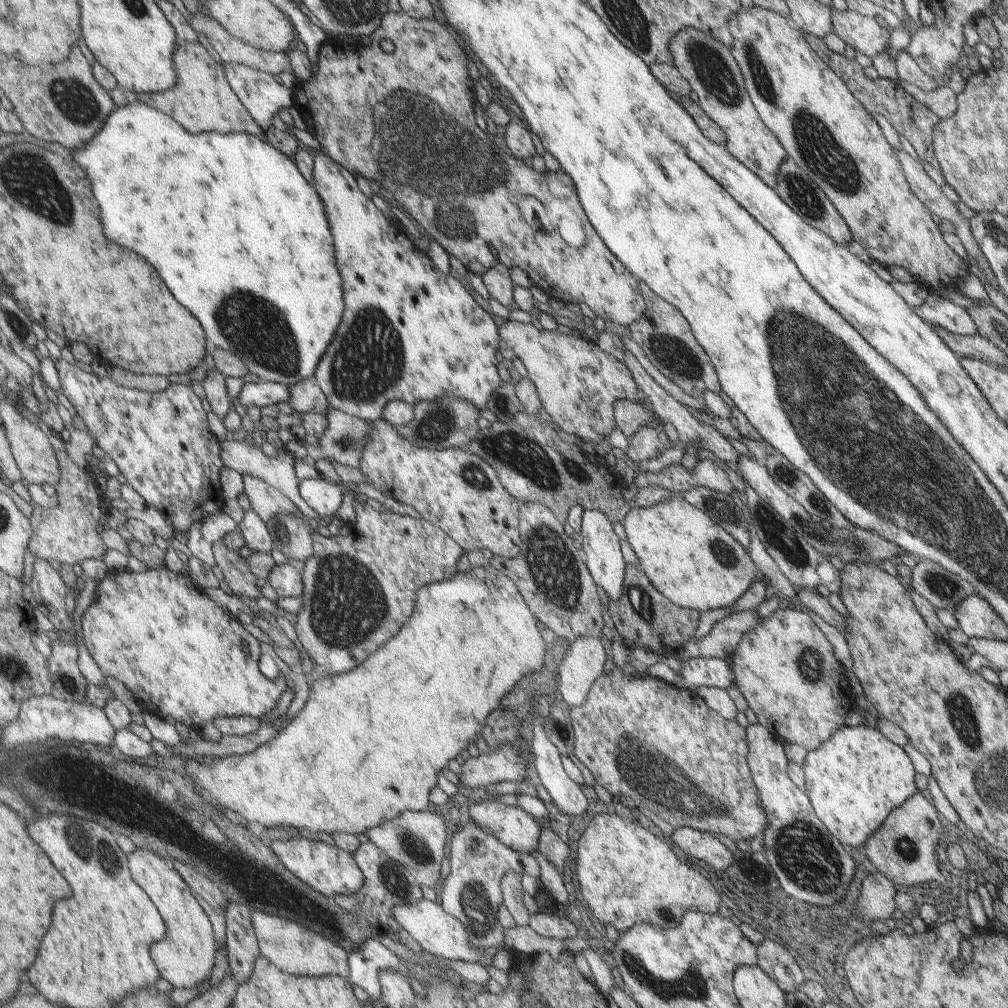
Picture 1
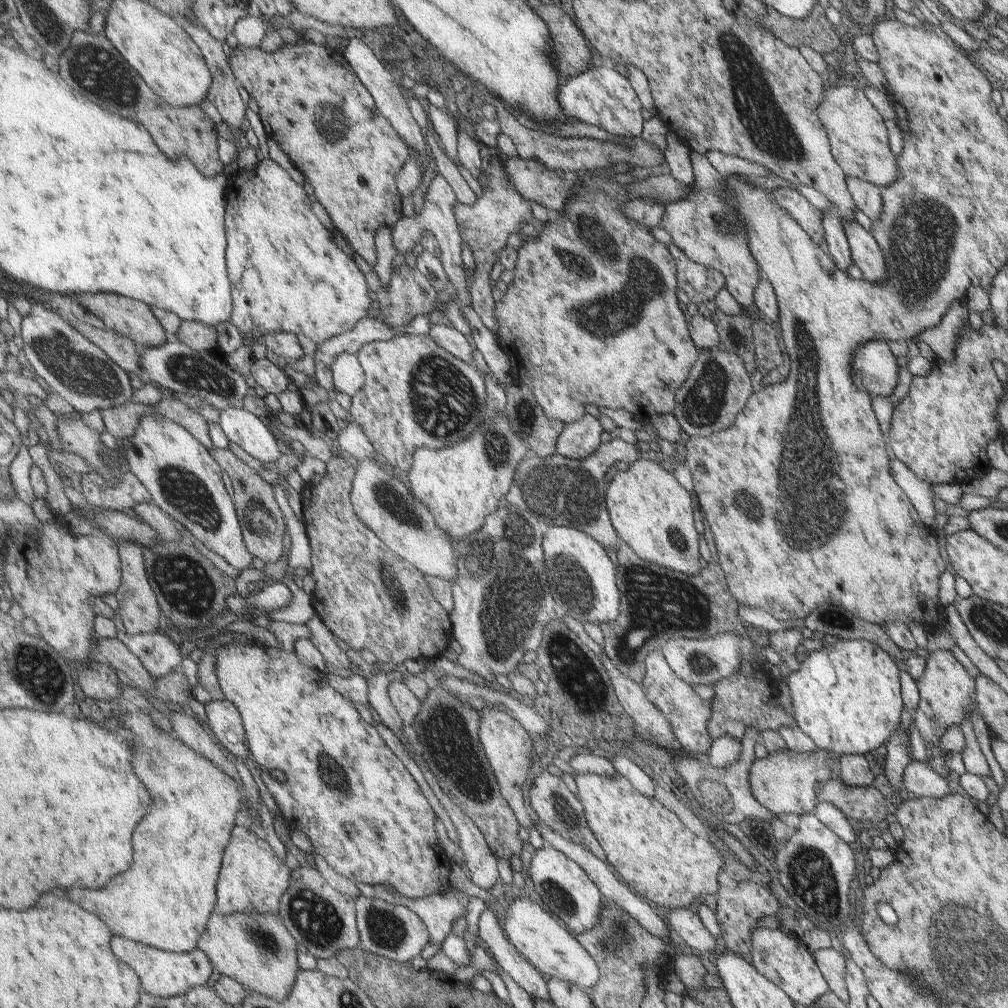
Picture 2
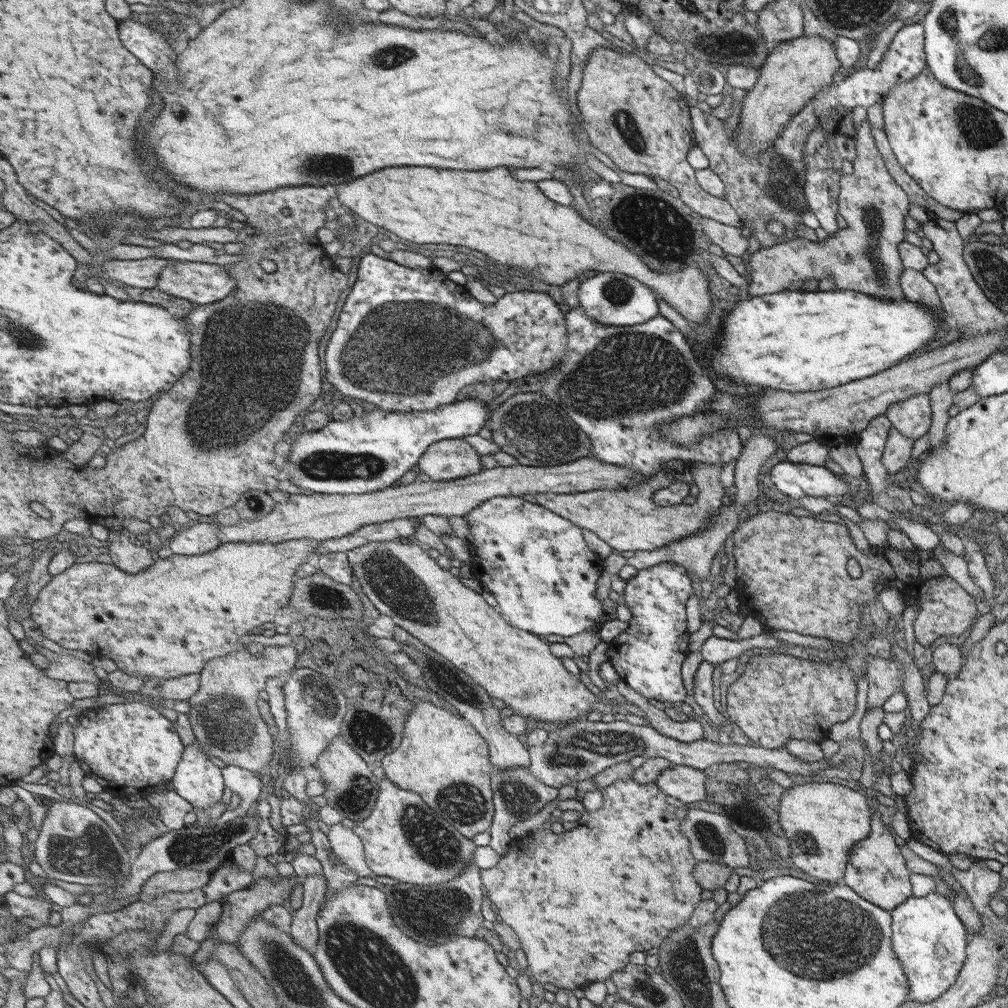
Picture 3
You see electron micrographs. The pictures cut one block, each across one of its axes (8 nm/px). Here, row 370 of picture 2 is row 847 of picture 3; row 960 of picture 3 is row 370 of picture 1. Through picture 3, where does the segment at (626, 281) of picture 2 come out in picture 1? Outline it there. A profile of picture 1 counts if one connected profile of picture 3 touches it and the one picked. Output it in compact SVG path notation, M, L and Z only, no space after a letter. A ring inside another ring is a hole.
M511 320L502 324L500 335L531 377L542 409L567 434L585 442L600 443L616 427L615 400L645 402L628 367L608 355L596 342L572 334L537 330L531 323Z

